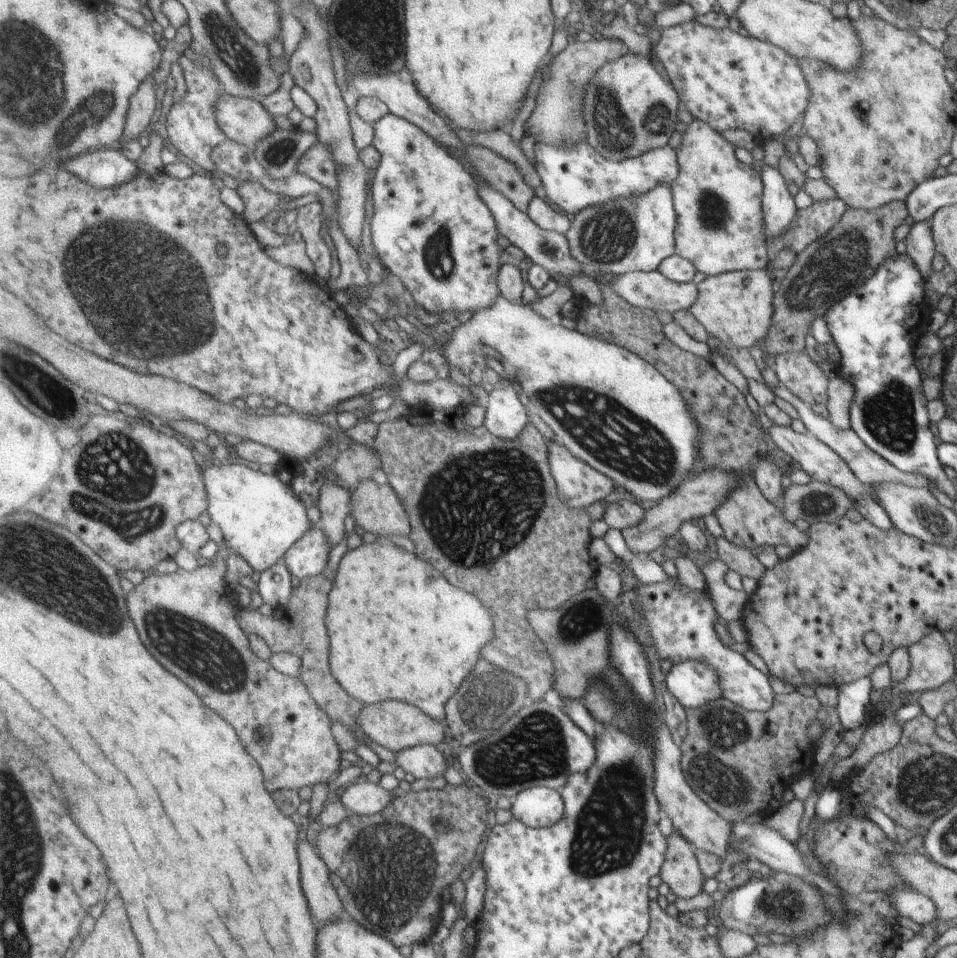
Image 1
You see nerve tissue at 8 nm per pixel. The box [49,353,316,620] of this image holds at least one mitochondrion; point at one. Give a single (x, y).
(116, 470)

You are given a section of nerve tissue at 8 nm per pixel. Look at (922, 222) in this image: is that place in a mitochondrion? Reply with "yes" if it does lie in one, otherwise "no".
no

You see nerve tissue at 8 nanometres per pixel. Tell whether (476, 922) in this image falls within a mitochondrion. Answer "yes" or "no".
no

